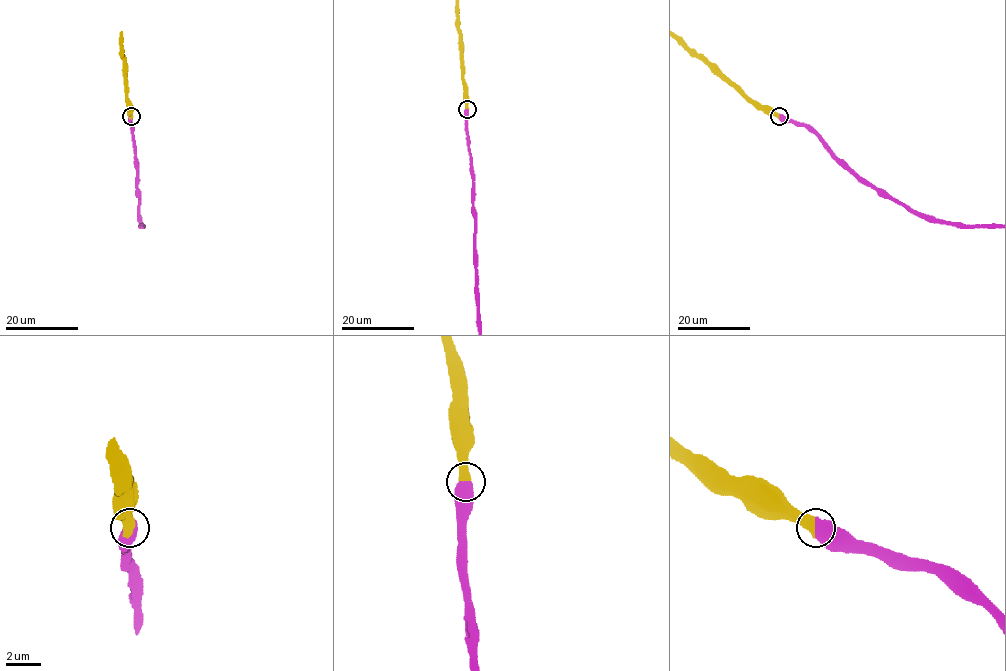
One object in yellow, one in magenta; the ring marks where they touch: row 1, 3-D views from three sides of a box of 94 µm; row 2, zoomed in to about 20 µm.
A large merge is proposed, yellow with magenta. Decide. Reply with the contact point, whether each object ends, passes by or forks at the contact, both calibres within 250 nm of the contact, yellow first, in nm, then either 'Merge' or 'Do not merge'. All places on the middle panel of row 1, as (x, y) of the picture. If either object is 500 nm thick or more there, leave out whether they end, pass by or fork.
Place: (467, 109). Thickness 600 nm (yellow) against 750 nm. Merge

